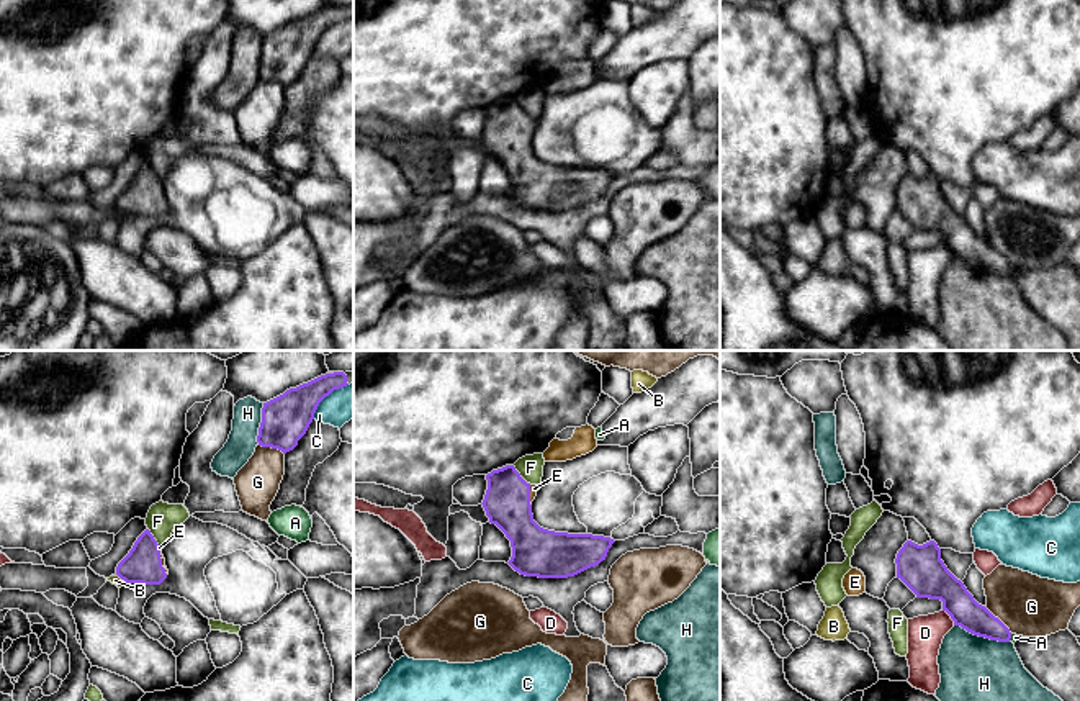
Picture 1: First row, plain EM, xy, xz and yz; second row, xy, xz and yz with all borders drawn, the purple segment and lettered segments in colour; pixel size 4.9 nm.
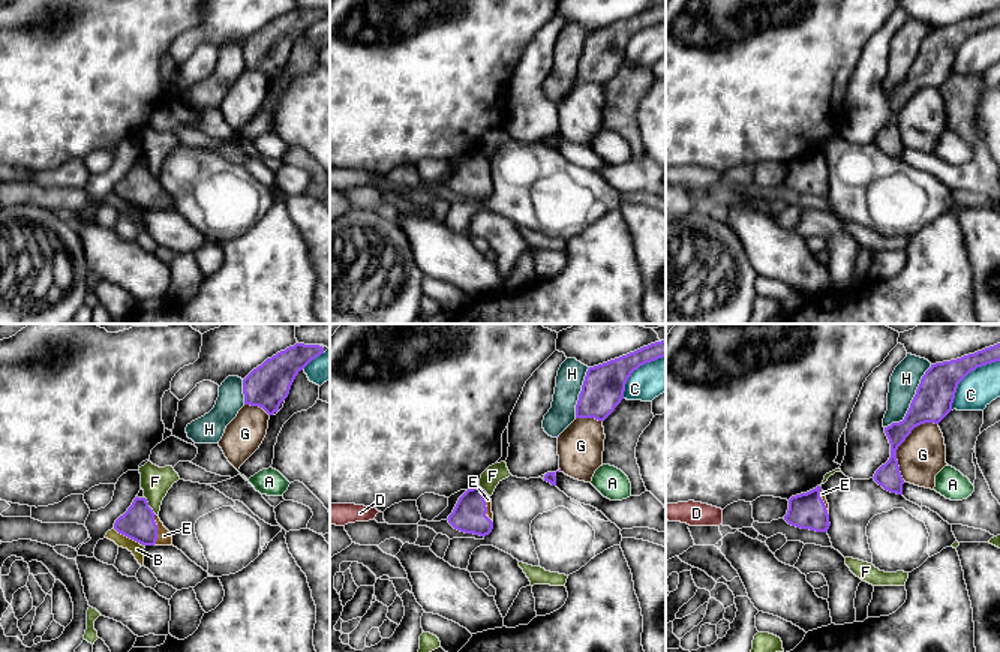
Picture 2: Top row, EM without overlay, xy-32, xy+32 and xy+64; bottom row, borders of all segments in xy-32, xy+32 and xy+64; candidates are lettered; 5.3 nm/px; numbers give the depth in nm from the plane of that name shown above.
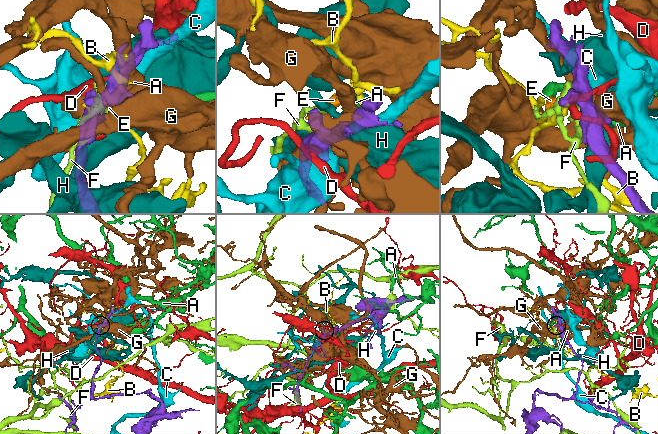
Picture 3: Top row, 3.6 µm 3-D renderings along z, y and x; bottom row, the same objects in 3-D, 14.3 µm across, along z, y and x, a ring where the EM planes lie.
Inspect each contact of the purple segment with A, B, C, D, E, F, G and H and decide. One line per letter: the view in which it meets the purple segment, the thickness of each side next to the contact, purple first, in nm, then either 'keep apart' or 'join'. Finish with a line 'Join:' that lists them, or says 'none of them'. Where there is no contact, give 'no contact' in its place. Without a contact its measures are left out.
A: meets purple in yz; 150 nm thick on the purple side, 40 nm on the other; keep apart
B: meets purple in xy; 180 nm thick on the purple side, 50 nm on the other; keep apart
C: meets purple in xy; 240 nm thick on the purple side, 170 nm on the other; keep apart
D: meets purple in yz; 200 nm thick on the purple side, 180 nm on the other; keep apart
E: meets purple in xy; 180 nm thick on the purple side, 20 nm on the other; join
F: meets purple in xz; 220 nm thick on the purple side, 130 nm on the other; keep apart
G: meets purple in yz; 150 nm thick on the purple side, 300 nm on the other; keep apart
H: meets purple in yz; 150 nm thick on the purple side, 320 nm on the other; keep apart
Join: E

